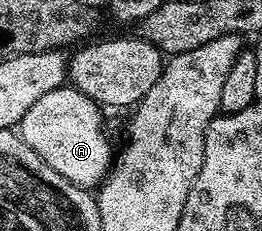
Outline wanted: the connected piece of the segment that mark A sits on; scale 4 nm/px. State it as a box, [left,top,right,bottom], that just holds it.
[20,86,112,190]

